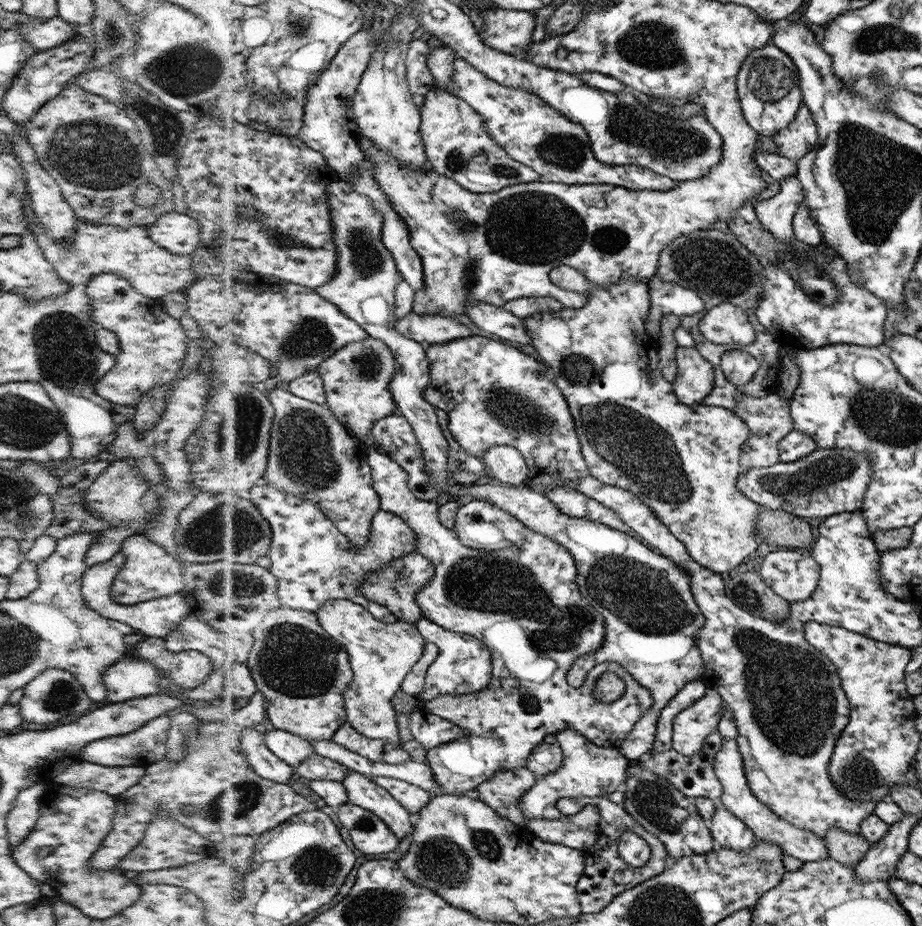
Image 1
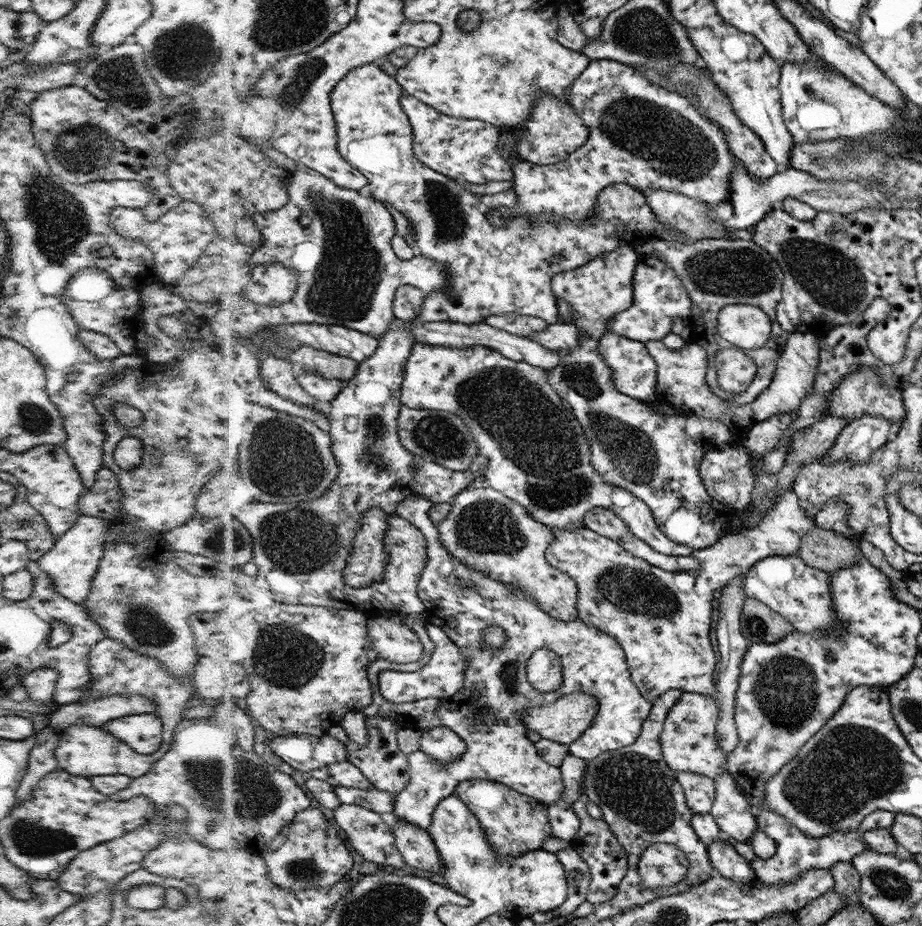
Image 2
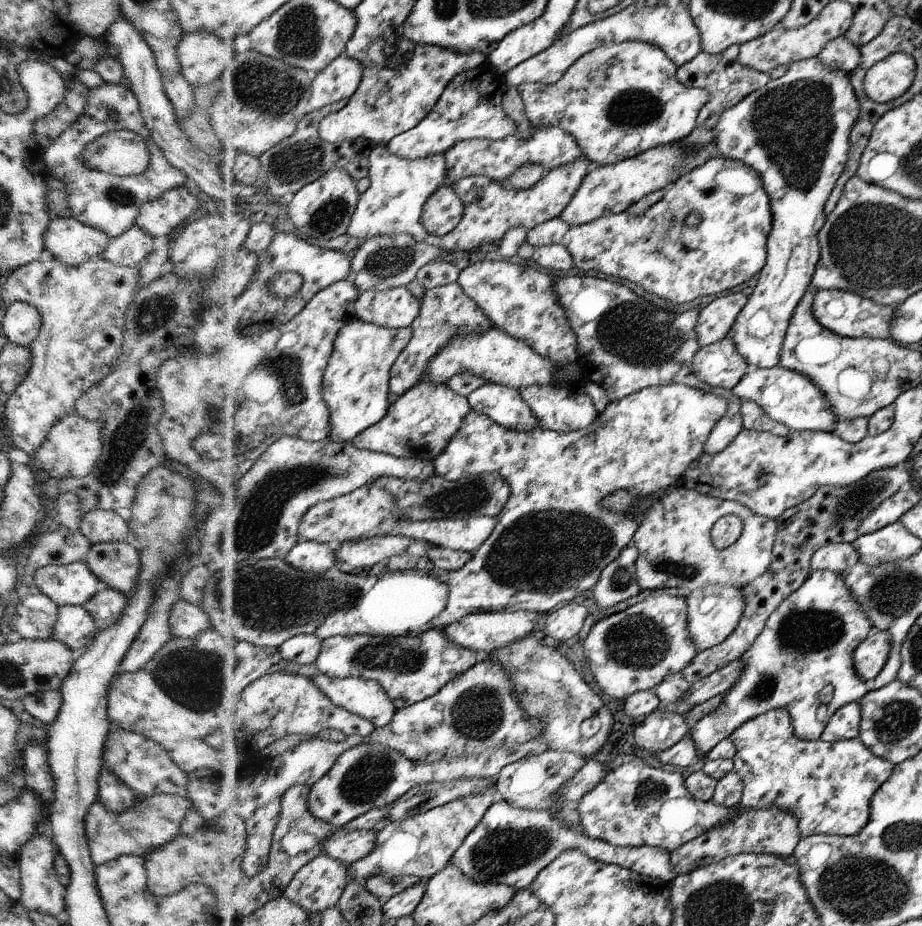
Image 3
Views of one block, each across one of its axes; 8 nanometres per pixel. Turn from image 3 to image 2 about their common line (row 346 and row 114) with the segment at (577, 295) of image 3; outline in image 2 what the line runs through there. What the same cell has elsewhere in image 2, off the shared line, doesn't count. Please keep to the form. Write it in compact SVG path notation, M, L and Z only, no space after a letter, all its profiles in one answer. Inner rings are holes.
M615 59L590 60L587 69L569 89L566 102L590 128L587 143L557 164L540 166L524 160L516 162L512 189L518 195L518 204L515 209L512 206L492 209L490 221L495 226L503 226L507 218L533 214L540 216L540 213L547 216L555 214L580 222L598 213L599 194L608 186L616 184L626 184L638 191L649 188L676 191L709 204L722 202L730 192L736 157L731 154L719 126L705 119L684 95L679 95L676 90L668 90L668 86L648 81L644 72L636 66L616 62Z

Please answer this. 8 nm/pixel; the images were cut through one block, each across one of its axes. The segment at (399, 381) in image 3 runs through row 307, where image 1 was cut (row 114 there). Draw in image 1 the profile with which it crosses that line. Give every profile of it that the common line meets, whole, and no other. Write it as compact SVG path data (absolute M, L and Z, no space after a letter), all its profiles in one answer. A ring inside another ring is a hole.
M436 89L425 97L422 107L424 138L433 168L444 177L455 179L462 187L478 194L543 180L531 167L516 162L490 135L486 124L464 98L446 89Z

